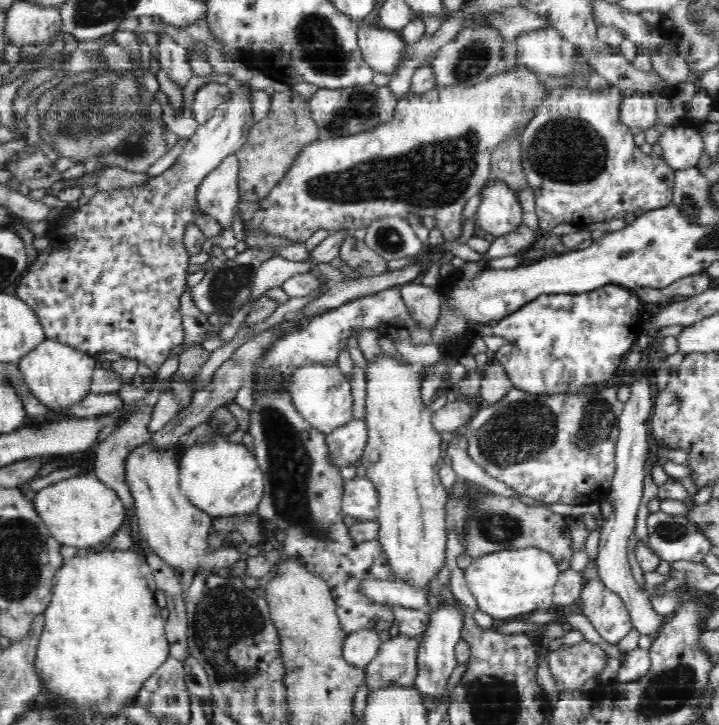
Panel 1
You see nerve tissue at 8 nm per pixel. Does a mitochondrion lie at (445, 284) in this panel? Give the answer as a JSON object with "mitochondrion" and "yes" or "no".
{"mitochondrion":"no"}

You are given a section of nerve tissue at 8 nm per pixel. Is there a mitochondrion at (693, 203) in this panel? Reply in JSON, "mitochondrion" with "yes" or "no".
{"mitochondrion":"yes"}

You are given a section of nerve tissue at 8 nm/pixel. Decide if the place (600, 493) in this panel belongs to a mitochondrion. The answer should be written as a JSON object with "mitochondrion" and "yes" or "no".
{"mitochondrion":"no"}

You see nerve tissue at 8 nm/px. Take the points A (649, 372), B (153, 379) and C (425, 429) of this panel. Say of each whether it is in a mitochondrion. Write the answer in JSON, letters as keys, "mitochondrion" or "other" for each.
{"A":"other","B":"other","C":"other"}

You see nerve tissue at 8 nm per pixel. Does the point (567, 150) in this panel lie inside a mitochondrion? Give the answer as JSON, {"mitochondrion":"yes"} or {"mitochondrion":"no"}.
{"mitochondrion":"yes"}

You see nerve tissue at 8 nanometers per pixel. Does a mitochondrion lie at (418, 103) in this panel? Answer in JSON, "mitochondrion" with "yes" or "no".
{"mitochondrion":"no"}

